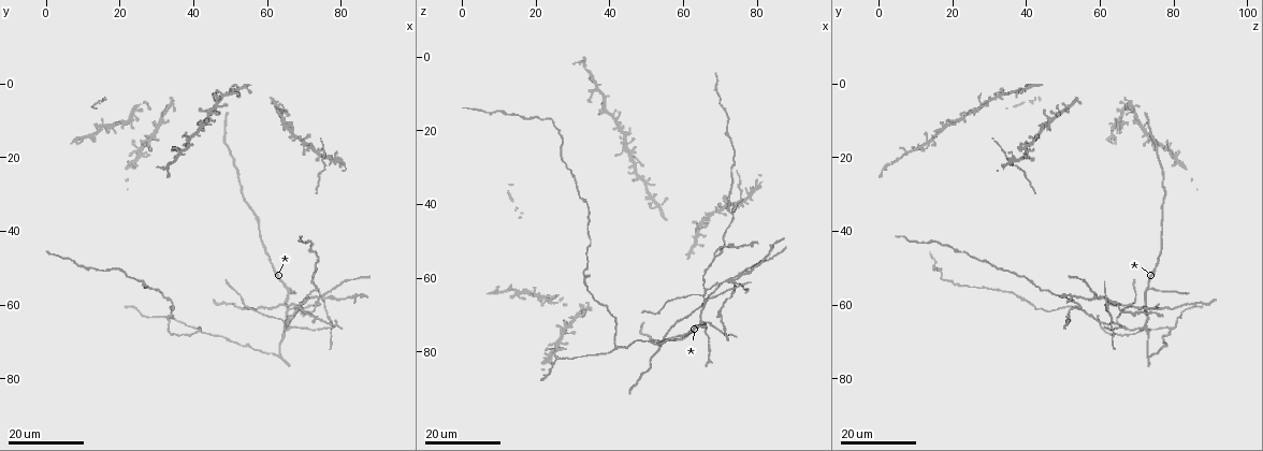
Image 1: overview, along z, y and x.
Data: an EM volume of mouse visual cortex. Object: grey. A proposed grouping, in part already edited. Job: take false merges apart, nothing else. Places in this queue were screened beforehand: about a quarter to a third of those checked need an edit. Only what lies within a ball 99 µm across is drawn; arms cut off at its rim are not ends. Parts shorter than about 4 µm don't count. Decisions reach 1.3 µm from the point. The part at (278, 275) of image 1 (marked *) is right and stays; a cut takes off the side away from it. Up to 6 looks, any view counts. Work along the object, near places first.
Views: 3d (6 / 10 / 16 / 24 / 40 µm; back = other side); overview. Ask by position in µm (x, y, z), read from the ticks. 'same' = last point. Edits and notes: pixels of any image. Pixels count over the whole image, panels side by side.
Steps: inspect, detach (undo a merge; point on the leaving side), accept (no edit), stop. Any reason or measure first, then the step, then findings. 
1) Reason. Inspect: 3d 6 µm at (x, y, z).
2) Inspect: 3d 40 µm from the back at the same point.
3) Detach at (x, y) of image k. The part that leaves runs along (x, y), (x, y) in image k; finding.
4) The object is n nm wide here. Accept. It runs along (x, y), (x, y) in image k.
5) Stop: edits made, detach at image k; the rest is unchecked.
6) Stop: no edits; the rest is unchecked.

Branch point. Inspect: 3d 24 µm at (68.0, 60.0, 54.0).

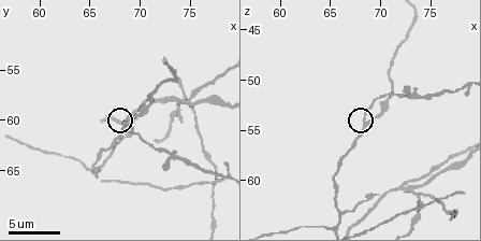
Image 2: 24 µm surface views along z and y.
Inspect: 3d 10 µm at (68.6, 60.4, 53.8).

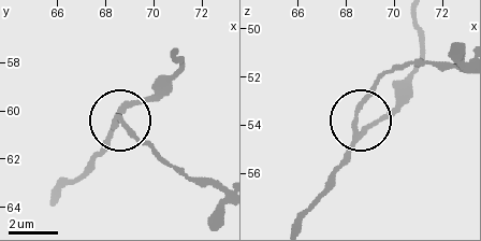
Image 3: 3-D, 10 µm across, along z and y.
Inspect: 3d 6 µm at (68.5, 60.4, 54.0).

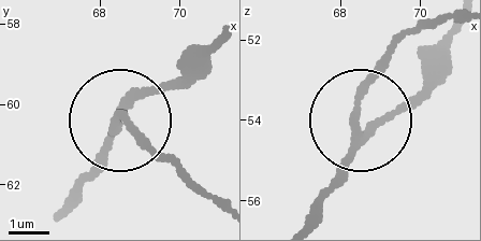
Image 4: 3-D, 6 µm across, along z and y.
3 arms meet here. Detach at (127, 123) of image 4. The part that leaves runs along (114, 126), (125, 115), (217, 195) in image 4; two neurons meet here.

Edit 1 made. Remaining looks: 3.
Inspect: overview.

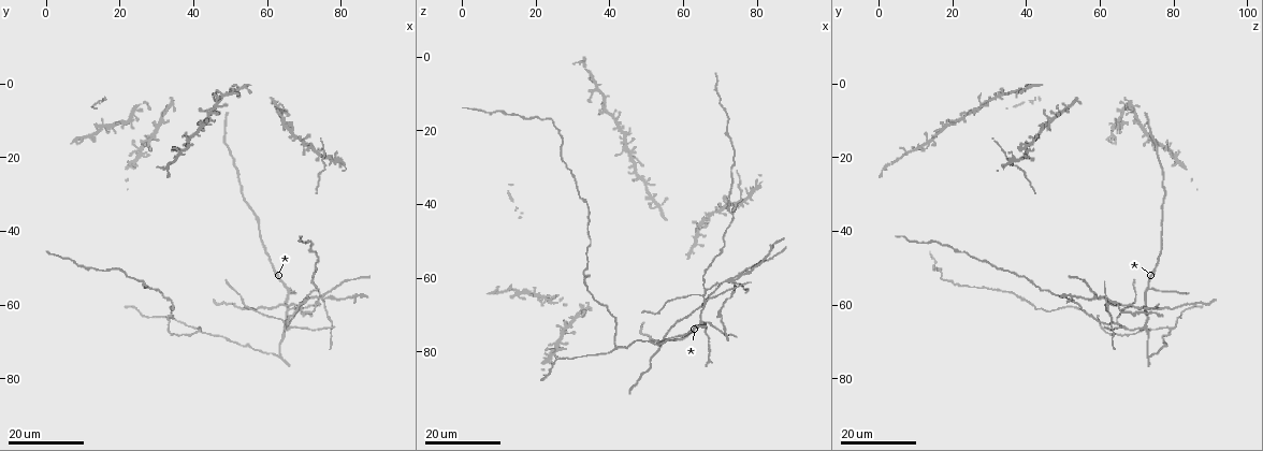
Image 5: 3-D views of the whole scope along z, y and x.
Inspect: 3d 24 µm at (64.5, 9.5, 46.0).

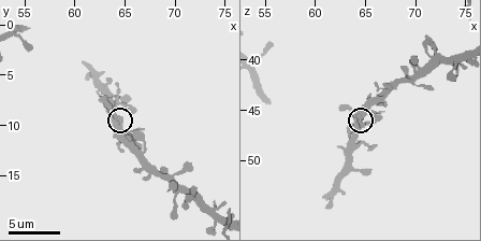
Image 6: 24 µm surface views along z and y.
Closer look. Inspect: 3d 6 µm at the same point.

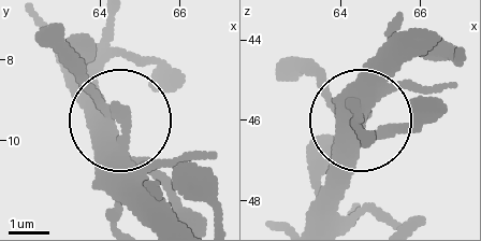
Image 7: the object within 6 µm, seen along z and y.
Accept. Continuous, no second neuron.

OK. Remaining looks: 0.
Stop: edits made, detach at image 4; the rest is unchecked.

